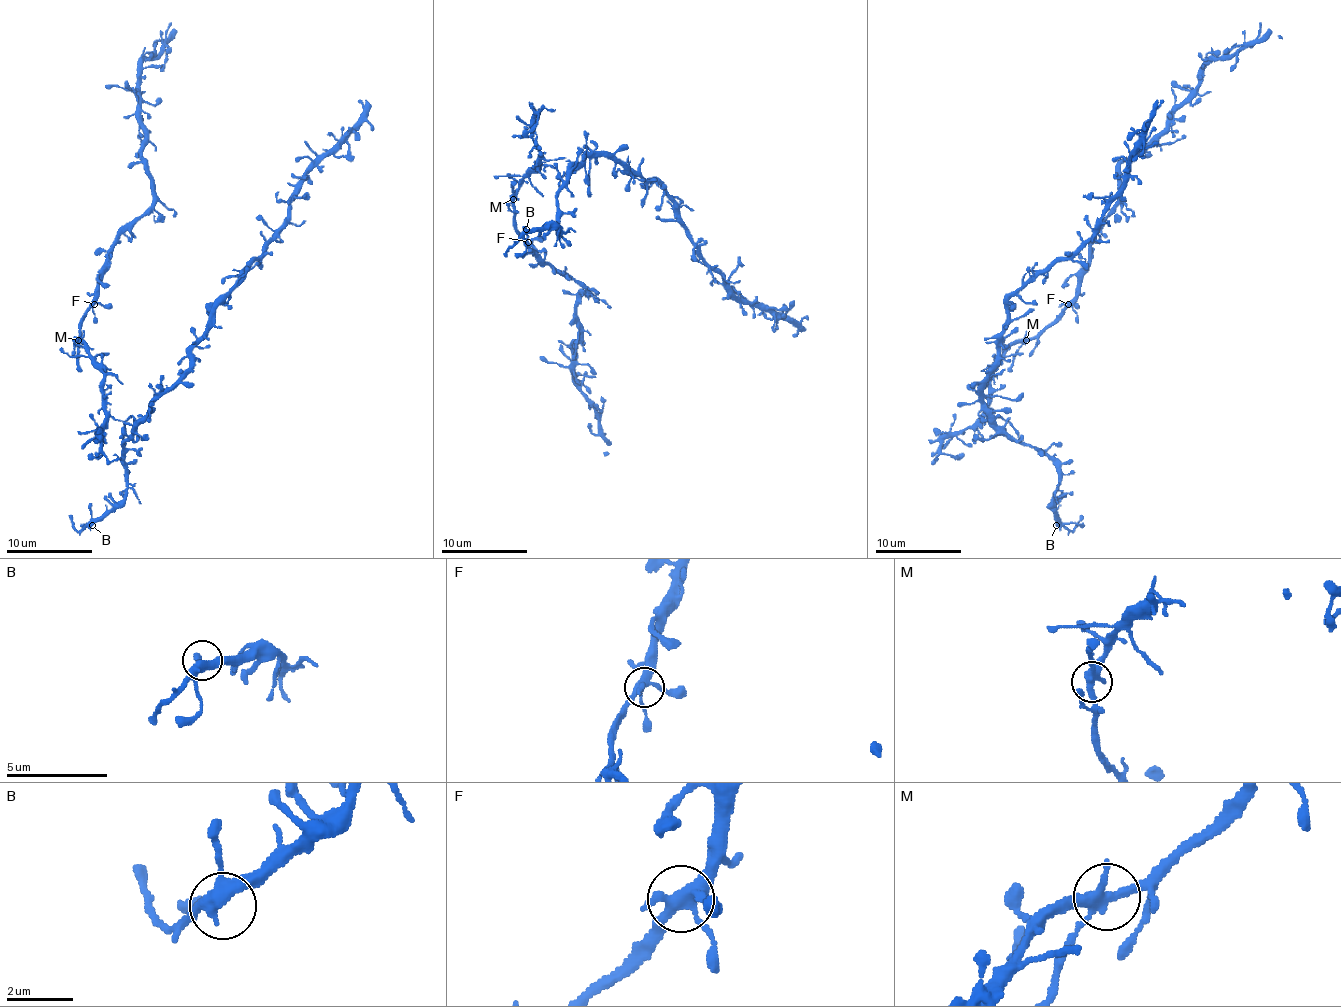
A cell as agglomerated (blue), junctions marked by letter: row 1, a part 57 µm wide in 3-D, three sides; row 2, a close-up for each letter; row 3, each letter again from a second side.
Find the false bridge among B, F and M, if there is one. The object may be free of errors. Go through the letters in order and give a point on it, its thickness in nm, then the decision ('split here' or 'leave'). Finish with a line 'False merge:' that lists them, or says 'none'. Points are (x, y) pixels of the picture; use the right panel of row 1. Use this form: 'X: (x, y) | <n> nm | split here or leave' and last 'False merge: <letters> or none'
B: (1056, 525) | 360 nm | leave
F: (1068, 304) | 340 nm | leave
M: (1026, 340) | 340 nm | leave
False merge: none

